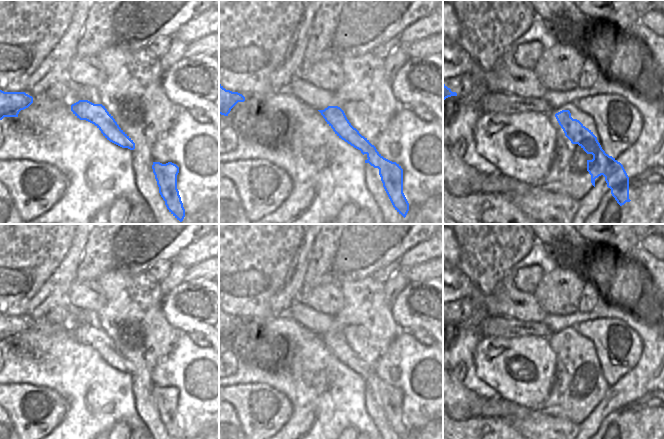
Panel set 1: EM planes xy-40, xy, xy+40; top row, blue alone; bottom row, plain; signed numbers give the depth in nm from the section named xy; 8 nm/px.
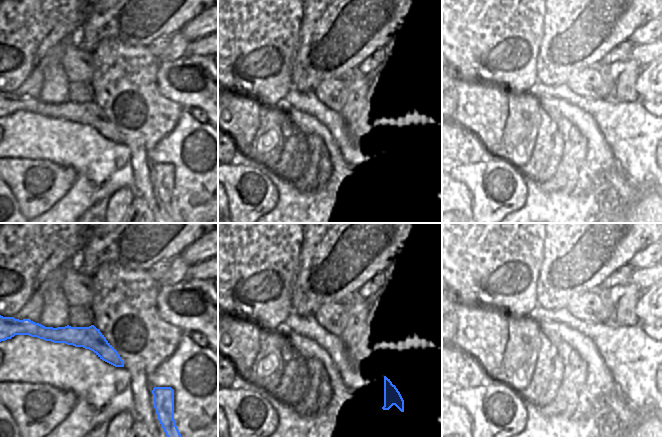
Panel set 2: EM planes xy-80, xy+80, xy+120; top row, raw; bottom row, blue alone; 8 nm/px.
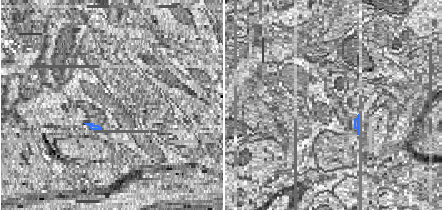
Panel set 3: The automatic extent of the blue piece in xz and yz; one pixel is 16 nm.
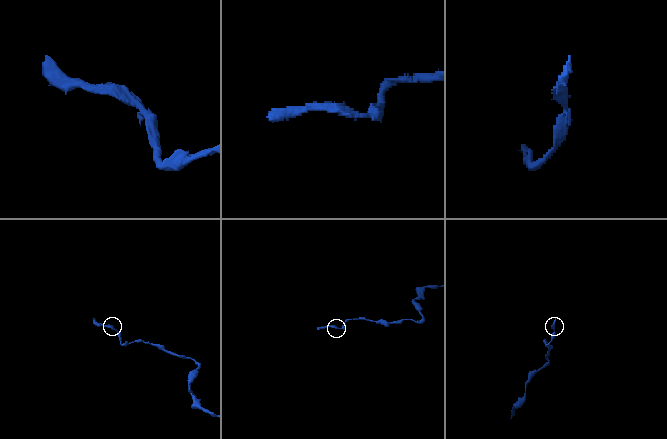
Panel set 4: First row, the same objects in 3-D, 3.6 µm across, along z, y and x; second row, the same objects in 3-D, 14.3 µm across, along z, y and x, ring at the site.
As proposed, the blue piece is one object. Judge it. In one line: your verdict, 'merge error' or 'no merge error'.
no merge error

